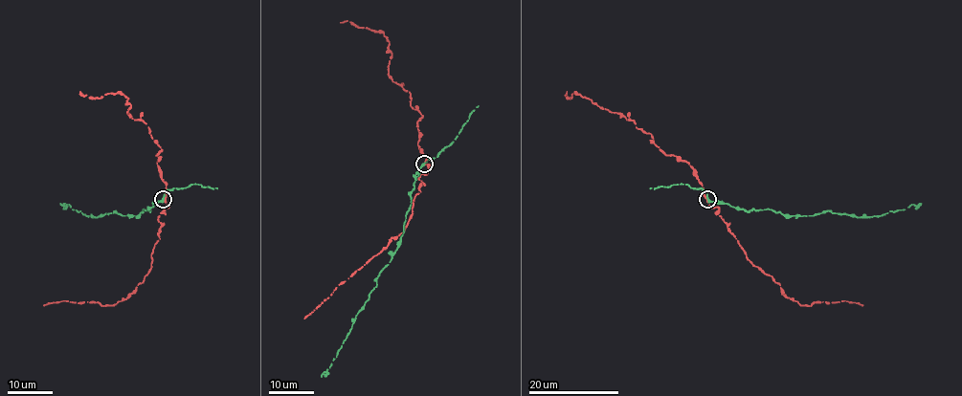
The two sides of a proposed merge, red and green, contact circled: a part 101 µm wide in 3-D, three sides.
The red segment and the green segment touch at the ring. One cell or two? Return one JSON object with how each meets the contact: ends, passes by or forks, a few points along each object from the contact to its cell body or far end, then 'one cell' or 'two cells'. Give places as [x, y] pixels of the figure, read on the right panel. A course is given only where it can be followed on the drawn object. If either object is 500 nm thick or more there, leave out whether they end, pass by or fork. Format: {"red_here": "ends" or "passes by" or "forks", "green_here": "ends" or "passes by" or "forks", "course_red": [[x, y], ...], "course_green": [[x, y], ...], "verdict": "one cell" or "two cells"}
{"red_here": "ends", "green_here": "ends", "course_red": [[707, 199], [747, 257], [789, 298], [807, 306], [843, 300], [862, 305]], "course_green": [[707, 199], [738, 208], [771, 208], [791, 215], [814, 215], [830, 211], [873, 217], [921, 204]], "verdict": "two cells"}

